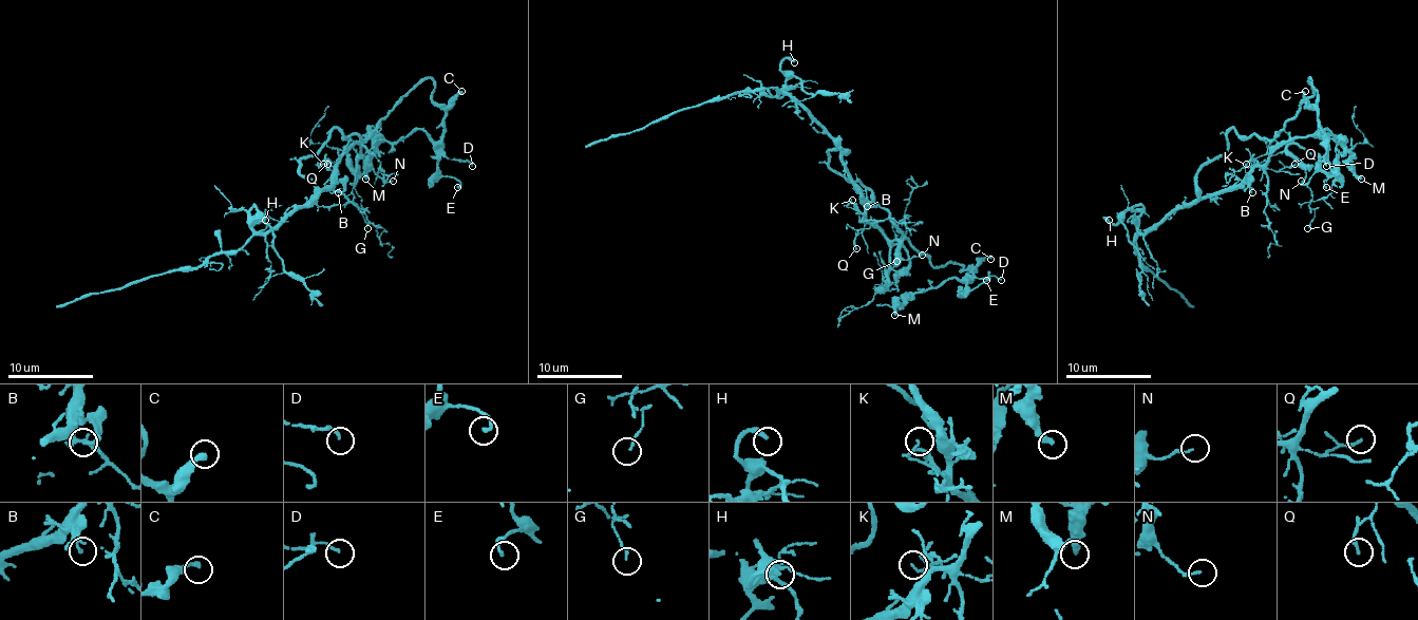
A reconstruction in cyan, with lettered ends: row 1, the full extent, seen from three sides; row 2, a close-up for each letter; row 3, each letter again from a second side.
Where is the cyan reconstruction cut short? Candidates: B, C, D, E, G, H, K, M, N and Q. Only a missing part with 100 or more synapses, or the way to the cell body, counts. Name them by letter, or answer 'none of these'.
H

